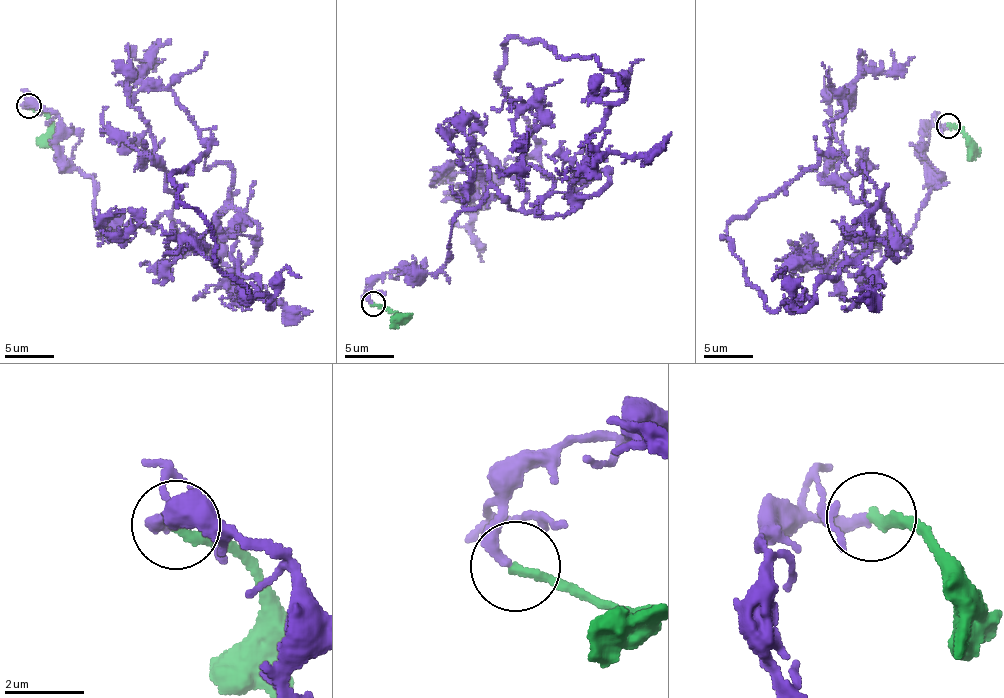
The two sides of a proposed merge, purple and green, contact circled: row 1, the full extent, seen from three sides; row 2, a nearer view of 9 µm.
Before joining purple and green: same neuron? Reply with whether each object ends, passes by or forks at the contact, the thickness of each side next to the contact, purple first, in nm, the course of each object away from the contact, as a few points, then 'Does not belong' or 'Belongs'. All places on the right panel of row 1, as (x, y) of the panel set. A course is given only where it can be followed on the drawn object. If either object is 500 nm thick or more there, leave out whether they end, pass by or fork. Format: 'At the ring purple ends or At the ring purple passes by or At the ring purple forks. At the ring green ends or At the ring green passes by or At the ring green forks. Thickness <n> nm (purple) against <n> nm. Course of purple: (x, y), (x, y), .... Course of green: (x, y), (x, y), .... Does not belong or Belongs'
At the ring purple ends. At the ring green ends. Thickness 300 nm (purple) against 280 nm. Course of purple: (947, 126), (921, 131), (916, 224), (868, 240), (893, 218), (910, 243), (826, 122), (914, 57). Course of green: (948, 126), (955, 126), (966, 134), (970, 159). Does not belong

